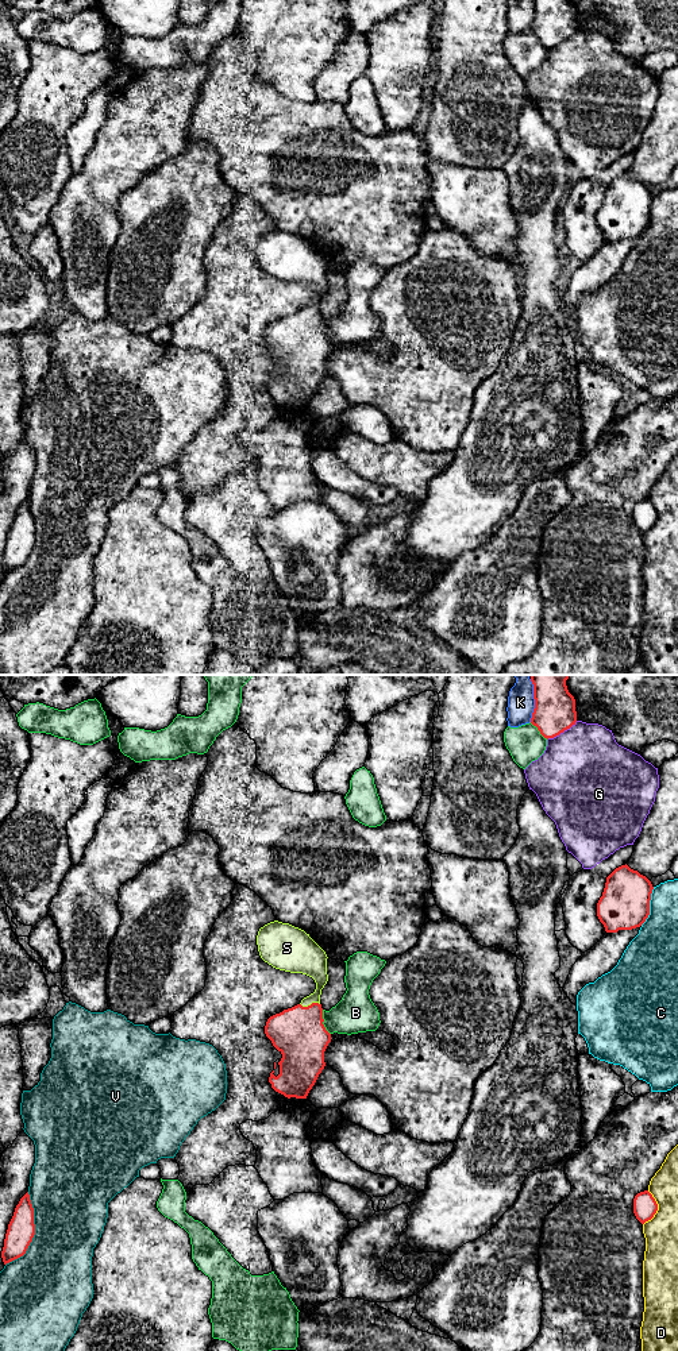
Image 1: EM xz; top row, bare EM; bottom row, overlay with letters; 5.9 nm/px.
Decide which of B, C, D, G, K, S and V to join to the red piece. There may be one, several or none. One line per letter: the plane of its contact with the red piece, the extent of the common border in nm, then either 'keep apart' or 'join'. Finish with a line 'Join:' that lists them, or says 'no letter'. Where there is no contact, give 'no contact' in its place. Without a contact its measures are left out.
B: xz | 160 nm | keep apart
C: xz | 240 nm | keep apart
D: xz | 220 nm | keep apart
G: xz | 220 nm | keep apart
K: xz | 260 nm | keep apart
S: xz | 120 nm | join
V: xz | 460 nm | keep apart
Join: S

